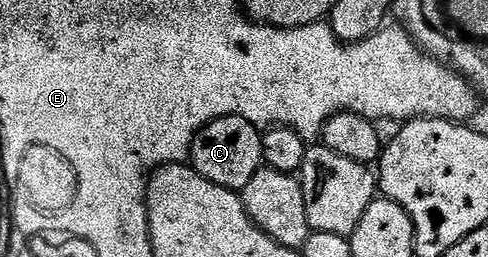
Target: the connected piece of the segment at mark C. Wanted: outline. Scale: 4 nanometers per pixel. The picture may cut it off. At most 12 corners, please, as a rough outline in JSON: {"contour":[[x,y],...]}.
{"contour":[[223,117],[196,133],[190,164],[242,191],[263,160],[261,130]]}

